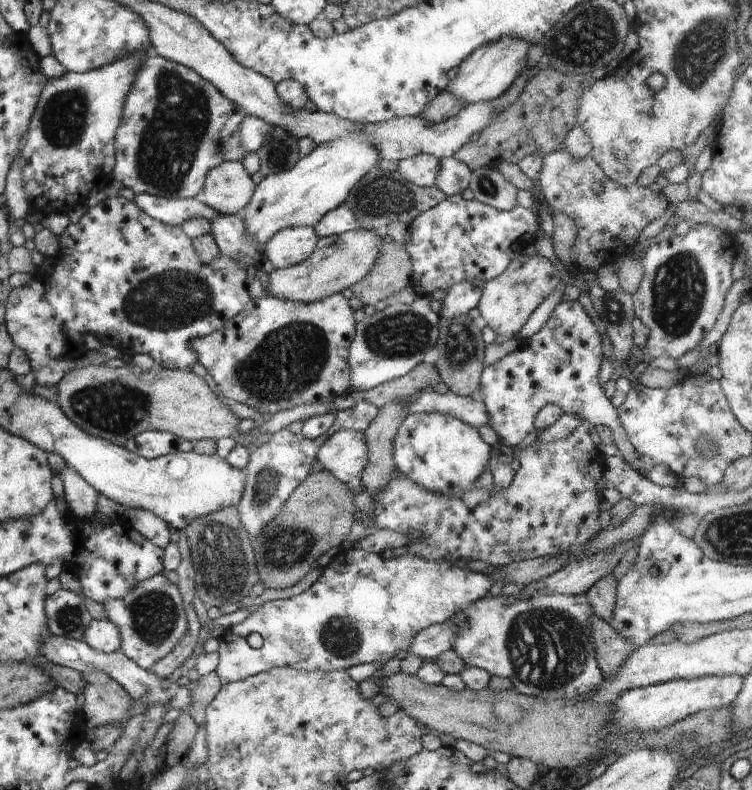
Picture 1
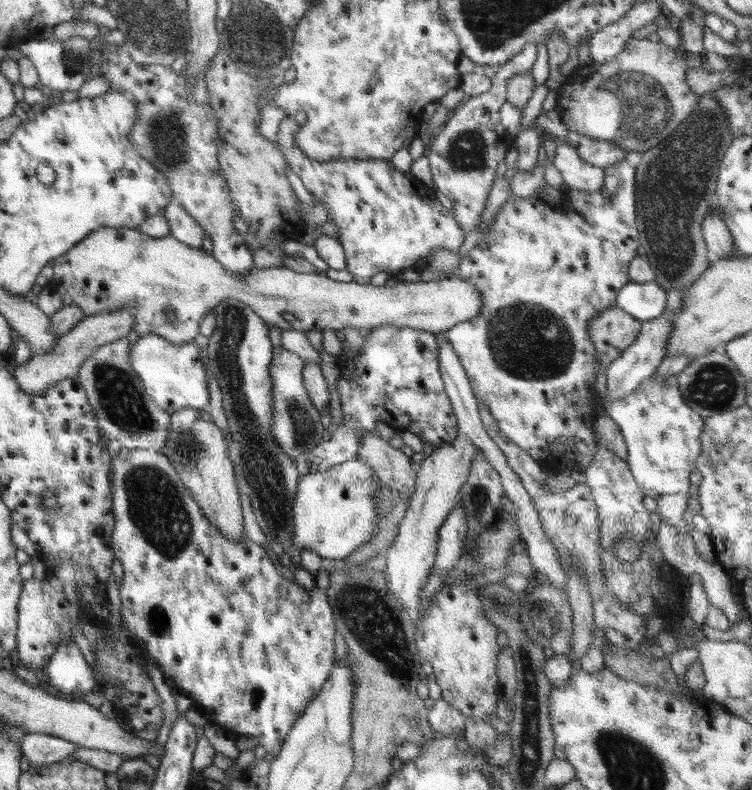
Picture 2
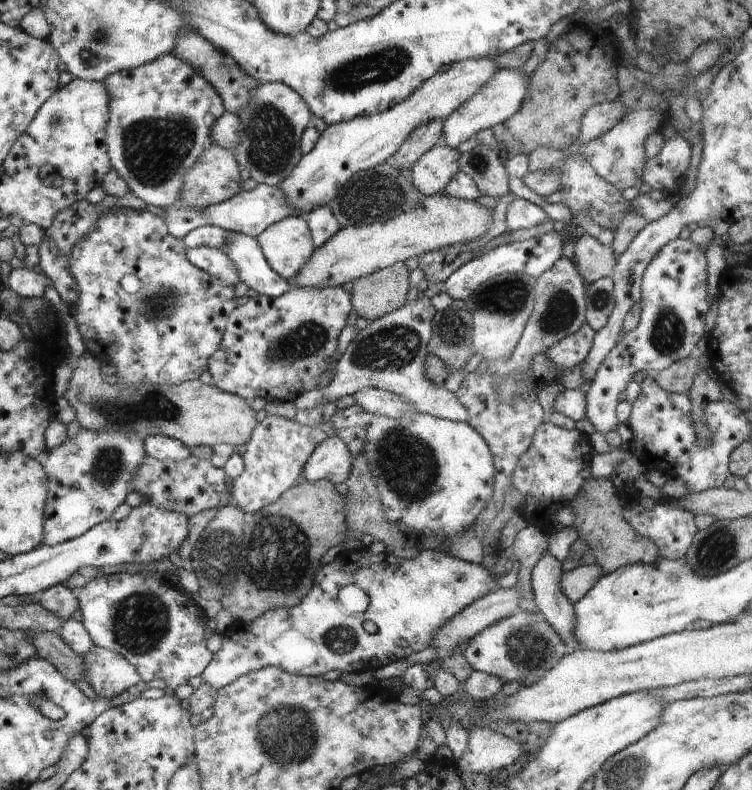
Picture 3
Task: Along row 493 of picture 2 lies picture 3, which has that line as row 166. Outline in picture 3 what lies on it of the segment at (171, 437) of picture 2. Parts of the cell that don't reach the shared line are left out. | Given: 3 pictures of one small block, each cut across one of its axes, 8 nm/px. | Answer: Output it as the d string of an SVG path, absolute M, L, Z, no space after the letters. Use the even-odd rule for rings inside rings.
M216 144L209 146L184 175L179 202L196 210L226 202L232 196L242 192L243 181L240 178L240 171L241 168L234 159L233 151Z

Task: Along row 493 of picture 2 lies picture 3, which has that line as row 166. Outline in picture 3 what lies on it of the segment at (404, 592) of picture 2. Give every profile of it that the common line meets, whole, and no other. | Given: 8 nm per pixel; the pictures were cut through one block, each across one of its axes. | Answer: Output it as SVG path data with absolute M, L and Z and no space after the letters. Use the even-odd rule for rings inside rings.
M448 145L433 146L412 166L412 184L426 197L444 193L444 188L460 171L460 157L458 149Z

